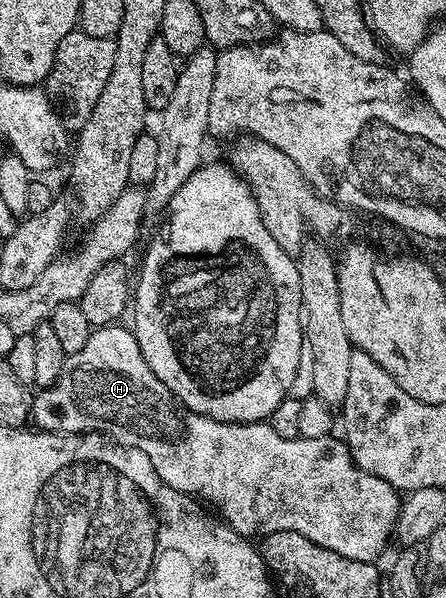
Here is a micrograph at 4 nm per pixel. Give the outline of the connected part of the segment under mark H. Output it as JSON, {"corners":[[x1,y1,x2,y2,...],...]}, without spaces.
{"corners":[[121,326,98,327,90,330,87,345,83,345,83,349,79,349,79,353,66,358,57,380,50,387,36,392,33,399,31,419,40,430,54,433,100,433,112,439,114,443,121,443,125,447,134,447,143,453,147,453,147,461,151,461,151,465,155,465,155,473,159,473,161,480,167,485,171,485,171,489,180,491,182,495,192,495,194,499,205,505,214,503,221,510,219,512,220,518,228,523,232,531,237,531,246,537,254,537,253,535,264,537,280,531,294,531,295,533,303,533,303,537,315,541,315,545,323,545,323,549,331,549,351,561,372,563,380,560,379,557,384,553,389,539,391,541,394,538,394,527,403,499,387,481,383,481,378,475,372,475,358,467,344,438,333,439,334,436,328,434,314,439,302,439,300,437,284,439,279,437,279,433,275,433,275,429,271,429,268,422,265,421,260,423,220,423,209,415,200,415,191,409,187,409,178,401,175,393,171,393,171,389,167,389,167,385,163,385,163,381,159,381,159,377,155,377,155,373,151,373,151,365,147,365,132,330,128,326]]}

